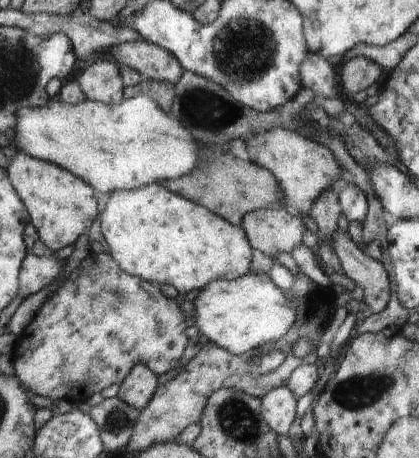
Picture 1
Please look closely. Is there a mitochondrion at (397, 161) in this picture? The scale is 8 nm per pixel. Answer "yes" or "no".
no

